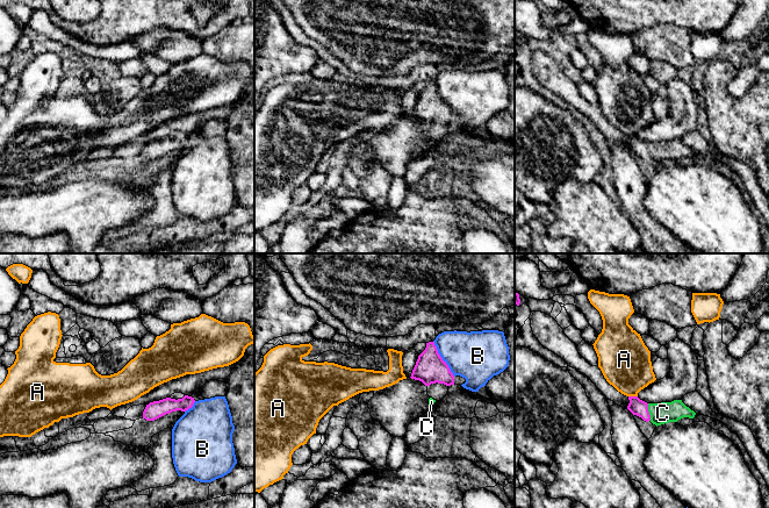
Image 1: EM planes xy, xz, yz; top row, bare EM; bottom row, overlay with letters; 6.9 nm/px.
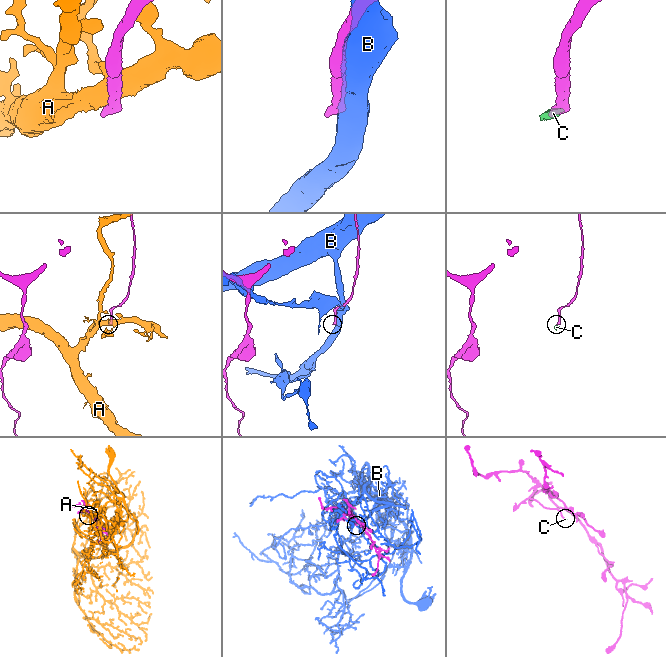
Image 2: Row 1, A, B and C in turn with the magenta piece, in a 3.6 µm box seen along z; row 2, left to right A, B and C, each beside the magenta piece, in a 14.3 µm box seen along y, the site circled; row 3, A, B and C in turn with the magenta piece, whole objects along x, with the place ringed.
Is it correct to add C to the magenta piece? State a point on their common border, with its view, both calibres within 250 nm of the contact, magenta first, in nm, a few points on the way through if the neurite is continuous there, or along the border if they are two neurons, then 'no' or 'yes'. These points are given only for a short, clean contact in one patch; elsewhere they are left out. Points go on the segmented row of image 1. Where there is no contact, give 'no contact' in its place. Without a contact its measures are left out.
meets magenta in yz at (648, 412); 120 nm thick on the magenta side, 150 nm on the other; runs through yz (638, 407), (648, 412), (662, 413); yes

